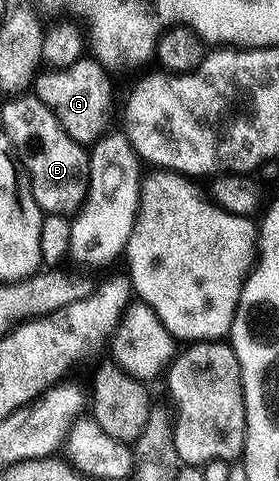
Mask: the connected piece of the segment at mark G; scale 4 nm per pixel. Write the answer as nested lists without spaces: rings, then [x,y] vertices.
[[[82,58],[65,68],[48,66],[37,71],[34,94],[39,100],[46,102],[46,106],[50,106],[54,118],[58,118],[62,130],[66,130],[66,134],[70,134],[70,138],[74,138],[74,142],[91,146],[109,129],[108,114],[112,110],[112,80],[108,77],[108,72],[109,69],[95,58]]]

